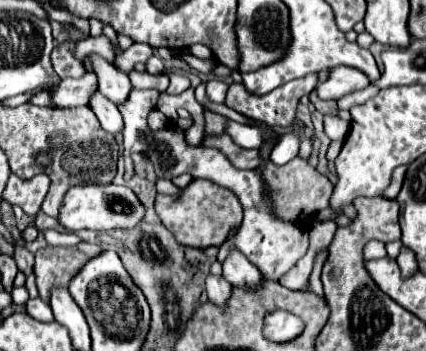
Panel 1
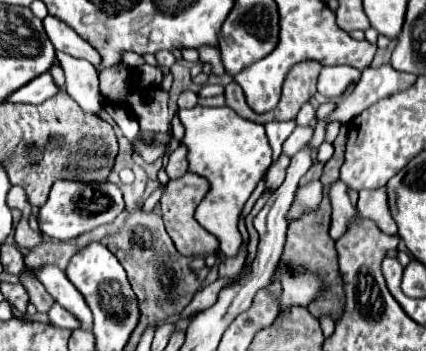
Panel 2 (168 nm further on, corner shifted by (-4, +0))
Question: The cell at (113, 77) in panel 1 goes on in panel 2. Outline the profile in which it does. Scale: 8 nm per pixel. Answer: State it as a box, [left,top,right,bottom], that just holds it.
[42,15,100,65]

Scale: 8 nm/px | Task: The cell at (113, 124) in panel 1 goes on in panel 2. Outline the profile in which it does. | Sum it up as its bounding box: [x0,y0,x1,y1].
[56,51,106,113]

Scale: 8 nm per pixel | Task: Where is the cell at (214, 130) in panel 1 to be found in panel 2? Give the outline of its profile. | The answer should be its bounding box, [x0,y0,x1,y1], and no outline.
[178,107,272,257]

